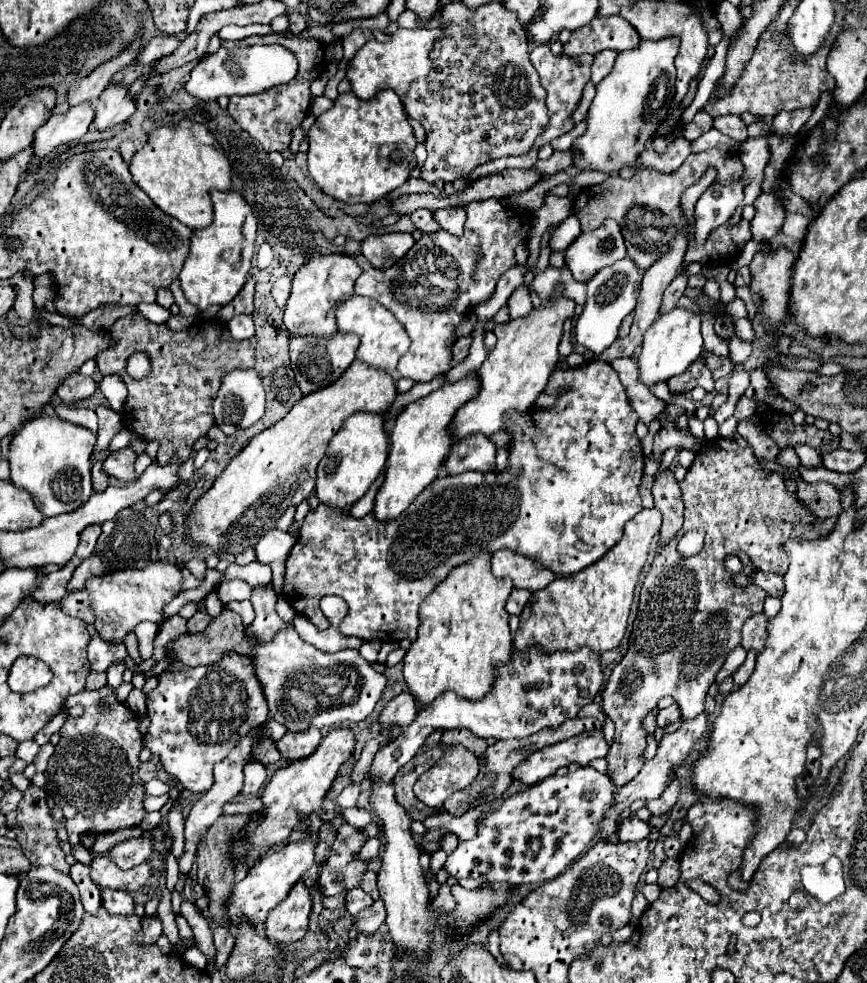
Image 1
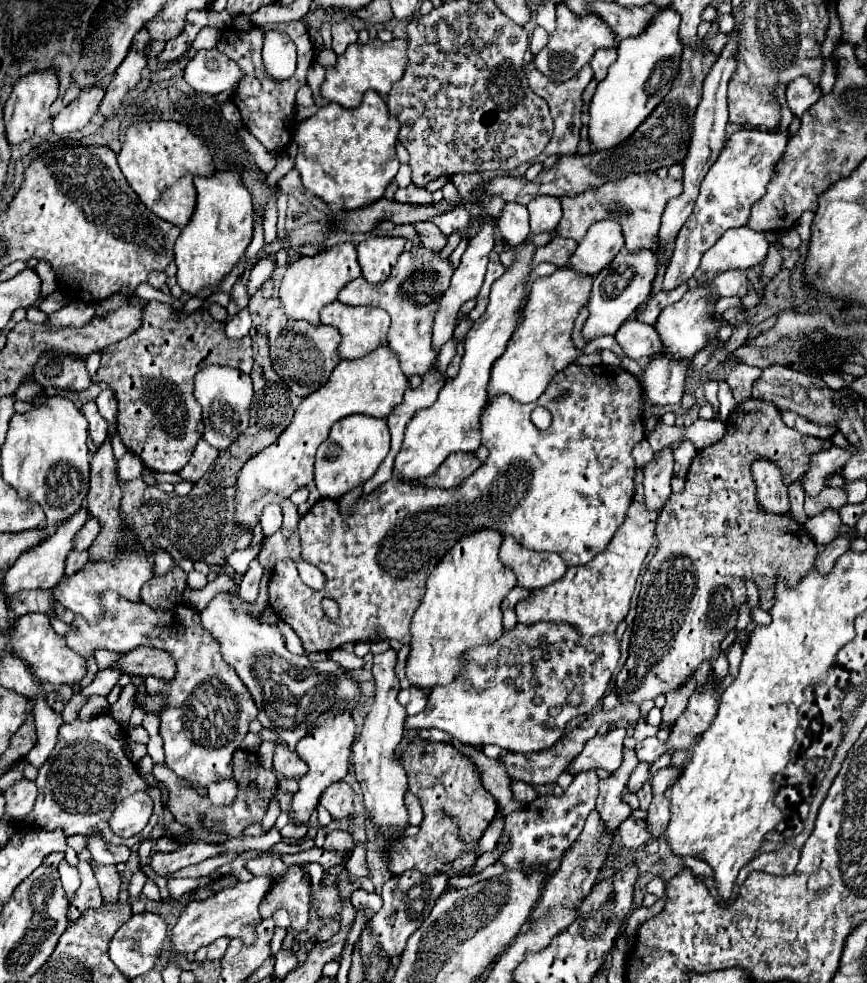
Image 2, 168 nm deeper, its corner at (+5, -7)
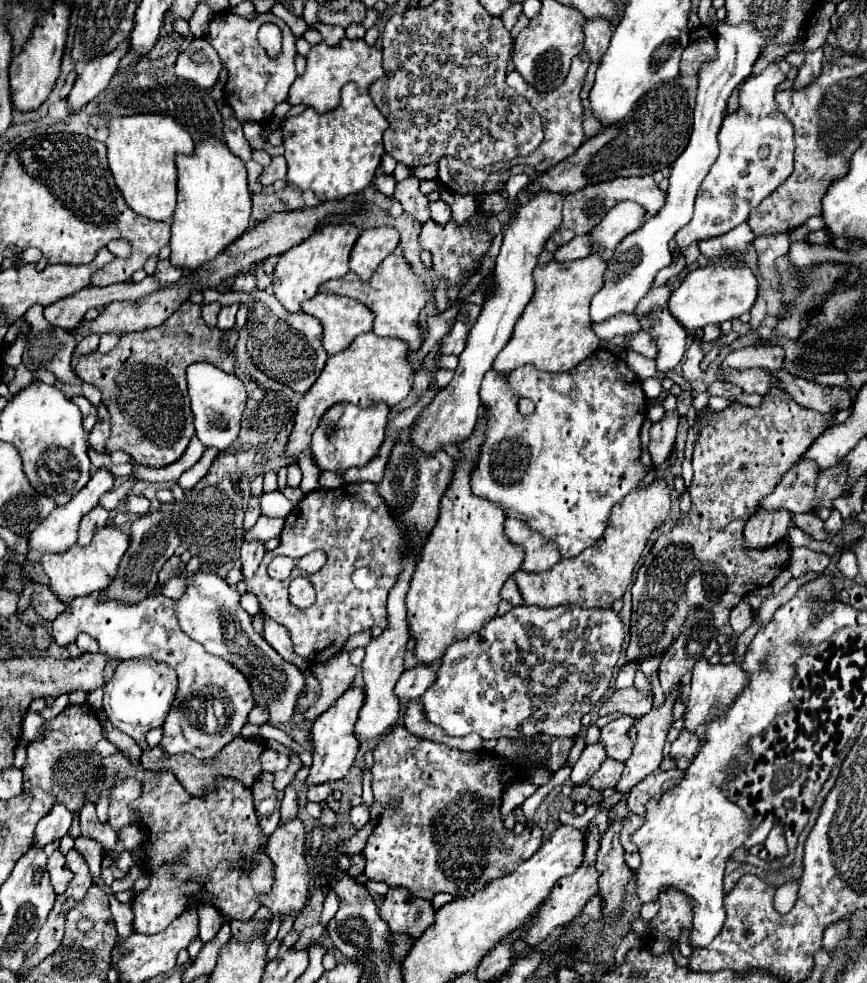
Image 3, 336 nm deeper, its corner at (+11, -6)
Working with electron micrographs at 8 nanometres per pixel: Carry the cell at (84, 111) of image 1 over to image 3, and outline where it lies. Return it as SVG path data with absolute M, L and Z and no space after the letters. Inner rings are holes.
M124 41L120 47L116 47L116 51L110 51L108 55L96 57L92 61L86 63L86 67L82 69L82 73L76 77L76 83L68 95L68 103L70 103L70 111L76 111L80 107L84 107L88 101L92 101L100 91L106 89L108 81L112 79L114 71L118 69L120 59L130 51L128 41Z

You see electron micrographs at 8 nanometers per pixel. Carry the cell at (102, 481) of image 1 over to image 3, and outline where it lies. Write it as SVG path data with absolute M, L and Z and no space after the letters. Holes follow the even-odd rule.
M98 405L98 423L94 425L94 429L88 435L88 443L92 449L96 449L98 453L104 453L104 443L110 437L110 417L108 417L108 409L104 405Z

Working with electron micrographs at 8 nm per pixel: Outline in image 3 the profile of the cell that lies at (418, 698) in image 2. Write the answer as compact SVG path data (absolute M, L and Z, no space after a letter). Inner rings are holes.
M416 665L412 669L406 669L398 683L396 683L396 695L402 699L402 701L408 701L408 699L416 699L420 697L432 683L436 681L436 669L434 665Z

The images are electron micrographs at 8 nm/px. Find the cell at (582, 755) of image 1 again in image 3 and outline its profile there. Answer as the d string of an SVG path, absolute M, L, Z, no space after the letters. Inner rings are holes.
M620 715L618 719L614 719L602 727L600 741L604 743L608 757L618 759L618 761L626 761L632 755L634 741L628 733L634 727L634 721L636 719L630 715Z

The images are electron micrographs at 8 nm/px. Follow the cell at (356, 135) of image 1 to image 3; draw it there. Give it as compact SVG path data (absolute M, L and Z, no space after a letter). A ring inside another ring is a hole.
M354 83L344 85L340 105L334 111L318 115L306 107L304 113L282 123L288 183L302 191L312 189L320 201L336 201L364 191L380 167L382 133L386 129L388 121L372 103L368 91L358 89Z

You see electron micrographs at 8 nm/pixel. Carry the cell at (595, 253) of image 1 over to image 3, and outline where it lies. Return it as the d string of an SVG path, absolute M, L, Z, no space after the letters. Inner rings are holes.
M624 201L612 207L608 215L602 219L602 223L590 233L596 253L610 253L616 249L616 245L624 239L624 235L630 235L646 221L644 207L638 207L638 203Z

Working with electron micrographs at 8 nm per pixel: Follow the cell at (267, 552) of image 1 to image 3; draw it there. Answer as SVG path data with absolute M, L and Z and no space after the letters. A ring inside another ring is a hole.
M280 491L262 495L262 515L266 517L286 517L292 511L292 507L294 505Z

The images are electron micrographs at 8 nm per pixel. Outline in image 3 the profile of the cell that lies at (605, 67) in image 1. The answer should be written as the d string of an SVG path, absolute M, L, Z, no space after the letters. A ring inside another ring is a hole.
M586 19L582 29L584 29L584 49L590 51L592 63L596 63L608 49L612 25L606 19Z

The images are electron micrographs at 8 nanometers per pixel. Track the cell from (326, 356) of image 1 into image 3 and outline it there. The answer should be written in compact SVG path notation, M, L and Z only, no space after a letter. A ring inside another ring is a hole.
M216 289L204 291L204 297L210 297L206 301L220 301L226 303L244 303L248 307L248 353L252 357L252 363L264 371L270 379L278 379L280 383L288 385L292 391L306 393L312 383L318 379L318 375L324 369L324 363L328 359L326 351L322 349L322 325L308 313L290 313L282 307L282 303L276 299L272 291L260 291L254 289L250 293L218 293ZM278 343L282 343L282 349L278 353Z

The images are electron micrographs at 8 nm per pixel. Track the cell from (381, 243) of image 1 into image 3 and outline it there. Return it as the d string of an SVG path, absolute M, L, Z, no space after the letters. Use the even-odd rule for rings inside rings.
M392 227L362 231L350 253L350 271L354 271L362 281L368 281L382 259L398 247L398 241L398 233Z

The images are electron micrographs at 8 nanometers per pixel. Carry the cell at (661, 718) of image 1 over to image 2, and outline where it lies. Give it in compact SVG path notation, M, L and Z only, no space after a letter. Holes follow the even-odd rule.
M690 678L690 684L682 686L682 688L676 690L676 692L666 694L666 706L662 708L660 728L668 730L668 728L678 720L678 716L682 716L682 712L686 710L688 698L690 698L690 694L692 694L694 690L696 690L696 678Z

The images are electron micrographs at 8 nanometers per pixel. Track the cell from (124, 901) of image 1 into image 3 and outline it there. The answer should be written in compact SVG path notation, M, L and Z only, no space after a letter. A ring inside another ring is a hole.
M80 835L80 837L76 837L76 849L86 859L90 873L100 875L100 863L102 863L102 853L104 853L100 843L96 843L96 839L92 839L88 835Z

